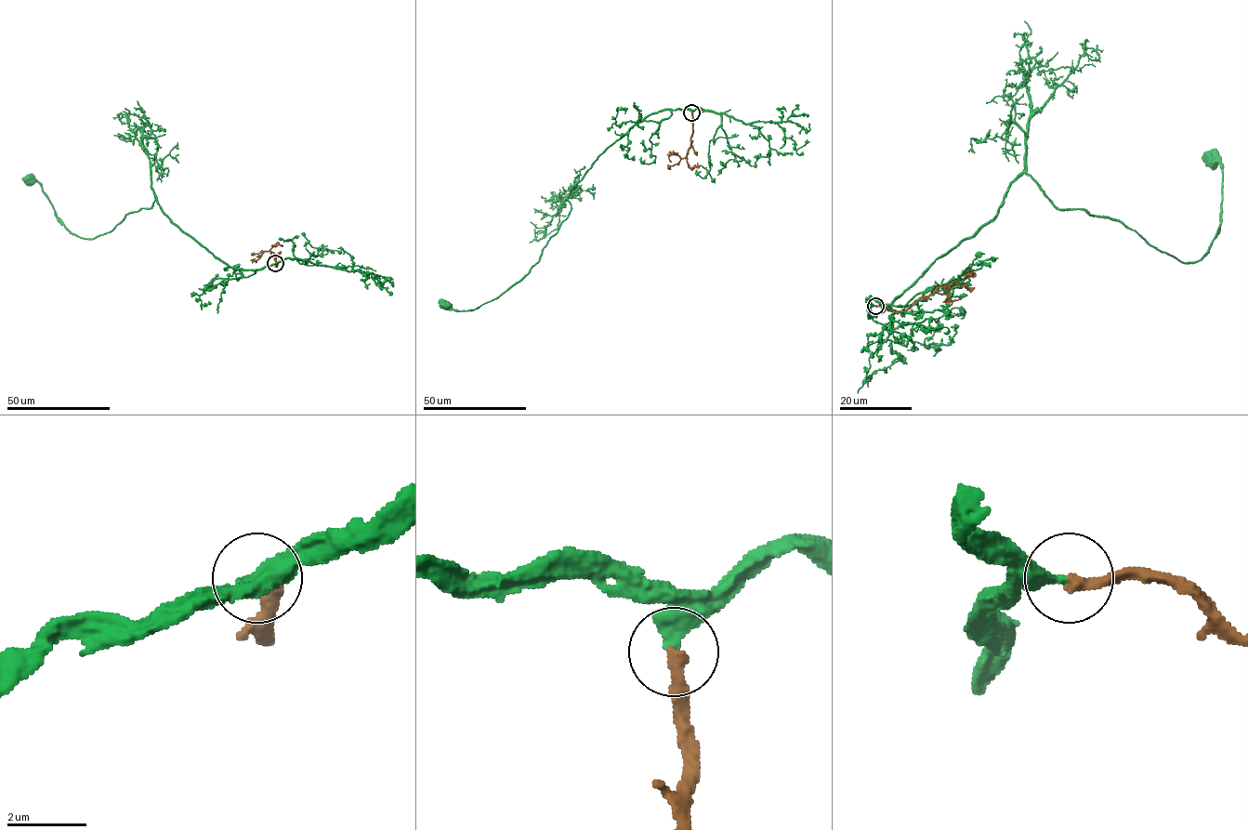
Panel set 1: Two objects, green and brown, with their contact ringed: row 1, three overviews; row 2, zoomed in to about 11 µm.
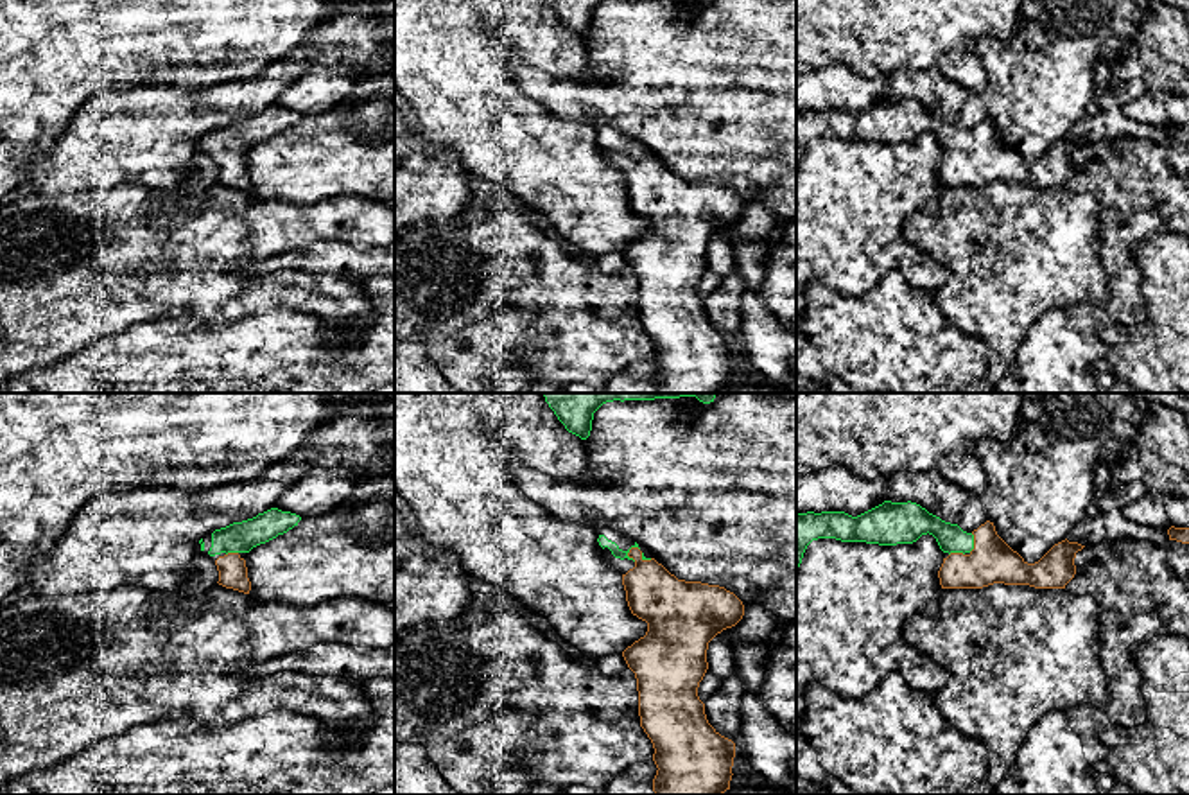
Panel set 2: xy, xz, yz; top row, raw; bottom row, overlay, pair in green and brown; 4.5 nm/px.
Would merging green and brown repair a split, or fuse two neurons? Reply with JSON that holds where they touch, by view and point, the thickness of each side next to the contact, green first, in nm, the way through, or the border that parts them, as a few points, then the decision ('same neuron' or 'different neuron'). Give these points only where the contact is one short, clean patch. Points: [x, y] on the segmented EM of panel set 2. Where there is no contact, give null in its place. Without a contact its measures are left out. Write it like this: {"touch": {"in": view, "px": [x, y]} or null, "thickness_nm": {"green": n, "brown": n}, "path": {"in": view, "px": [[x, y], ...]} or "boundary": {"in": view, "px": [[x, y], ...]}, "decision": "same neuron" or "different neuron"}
{"touch": {"in": "xz", "px": [626, 555]}, "thickness_nm": {"green": 50, "brown": 240}, "path": {"in": "xz", "px": [[603, 541], [626, 555], [646, 569], [653, 594]]}, "decision": "same neuron"}

